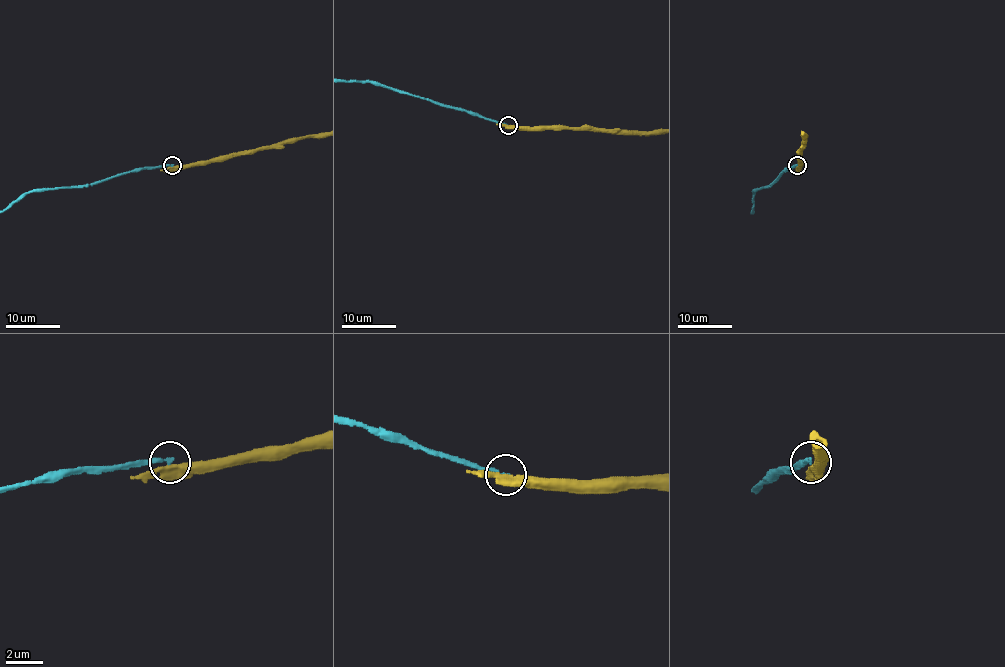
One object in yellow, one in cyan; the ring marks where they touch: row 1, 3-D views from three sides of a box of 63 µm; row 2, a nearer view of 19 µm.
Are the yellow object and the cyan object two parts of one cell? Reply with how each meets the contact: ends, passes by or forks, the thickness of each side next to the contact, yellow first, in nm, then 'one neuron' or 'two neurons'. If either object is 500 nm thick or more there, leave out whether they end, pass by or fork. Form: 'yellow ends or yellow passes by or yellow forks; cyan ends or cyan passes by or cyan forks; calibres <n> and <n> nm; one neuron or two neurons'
yellow passes by; cyan ends; calibres 440 and 220 nm; two neurons

